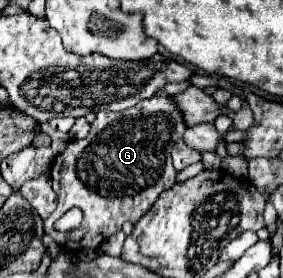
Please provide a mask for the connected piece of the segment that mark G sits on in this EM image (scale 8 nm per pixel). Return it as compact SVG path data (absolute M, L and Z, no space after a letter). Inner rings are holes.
M151 97L135 107L129 107L121 113L113 111L99 111L97 119L91 123L91 131L85 139L81 141L69 141L65 151L59 153L51 165L51 179L53 179L53 191L57 193L57 209L51 213L51 217L45 221L45 233L51 235L63 249L97 249L105 239L109 239L113 233L121 231L121 225L125 221L137 223L155 203L155 199L161 195L161 191L169 189L175 185L175 167L171 163L171 149L173 141L181 139L185 133L185 123L183 115L177 109L177 105L171 101L171 97ZM79 207L83 211L83 237L75 243L71 241L73 233L59 233L53 229L53 221L57 221L63 213L69 209Z

